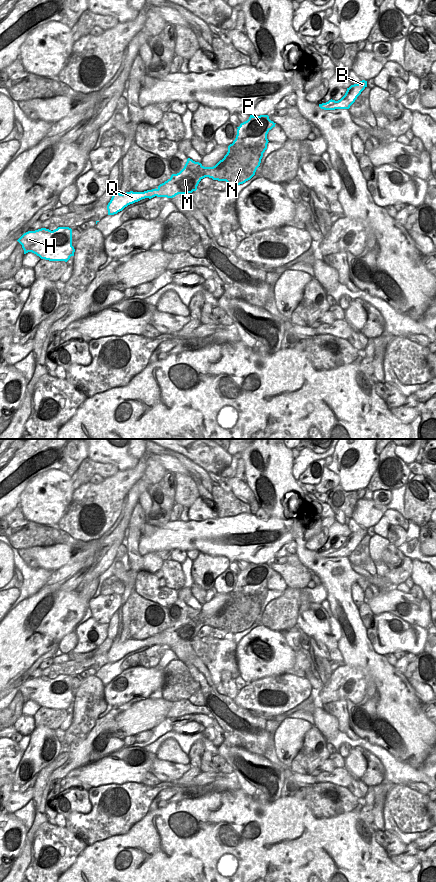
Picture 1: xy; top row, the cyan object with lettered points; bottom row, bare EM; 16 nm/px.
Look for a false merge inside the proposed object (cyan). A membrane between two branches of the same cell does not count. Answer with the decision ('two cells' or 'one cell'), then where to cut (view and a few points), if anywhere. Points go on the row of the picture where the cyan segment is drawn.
two cells; cut xy (143, 192), (145, 197)

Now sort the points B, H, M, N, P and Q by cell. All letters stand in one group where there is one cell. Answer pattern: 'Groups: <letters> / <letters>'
Groups: B M N P / H Q

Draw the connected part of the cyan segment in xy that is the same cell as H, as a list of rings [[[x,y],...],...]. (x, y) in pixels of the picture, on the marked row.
[[[58,227],[53,231],[46,228],[28,231],[17,241],[22,245],[24,254],[32,252],[49,261],[67,262],[75,252],[72,229],[69,227]]]

